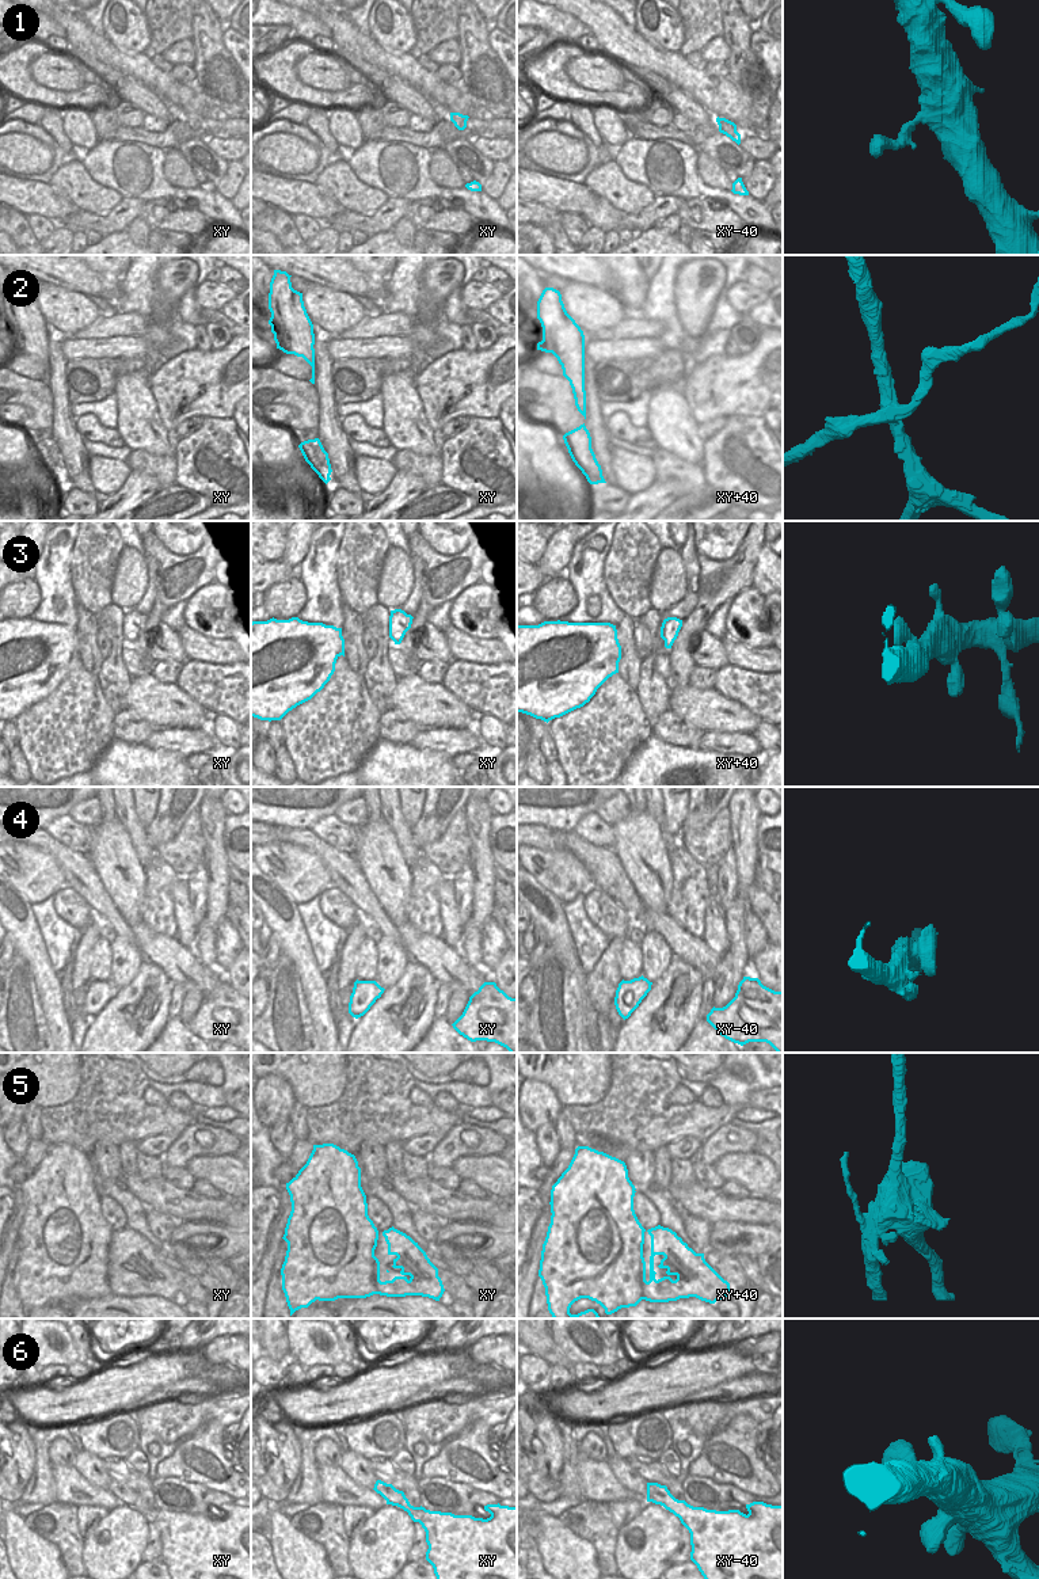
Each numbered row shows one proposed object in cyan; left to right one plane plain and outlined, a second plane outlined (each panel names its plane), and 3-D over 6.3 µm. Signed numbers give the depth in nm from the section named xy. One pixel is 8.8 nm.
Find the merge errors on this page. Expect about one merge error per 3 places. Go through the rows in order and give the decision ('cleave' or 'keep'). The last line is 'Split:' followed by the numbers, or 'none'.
1: keep
2: cleave
3: keep
4: keep
5: cleave
6: keep
Split: 2, 5

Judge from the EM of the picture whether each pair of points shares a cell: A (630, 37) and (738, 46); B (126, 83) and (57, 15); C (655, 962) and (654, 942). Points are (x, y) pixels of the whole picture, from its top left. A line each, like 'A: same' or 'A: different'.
A: different
B: different
C: same

